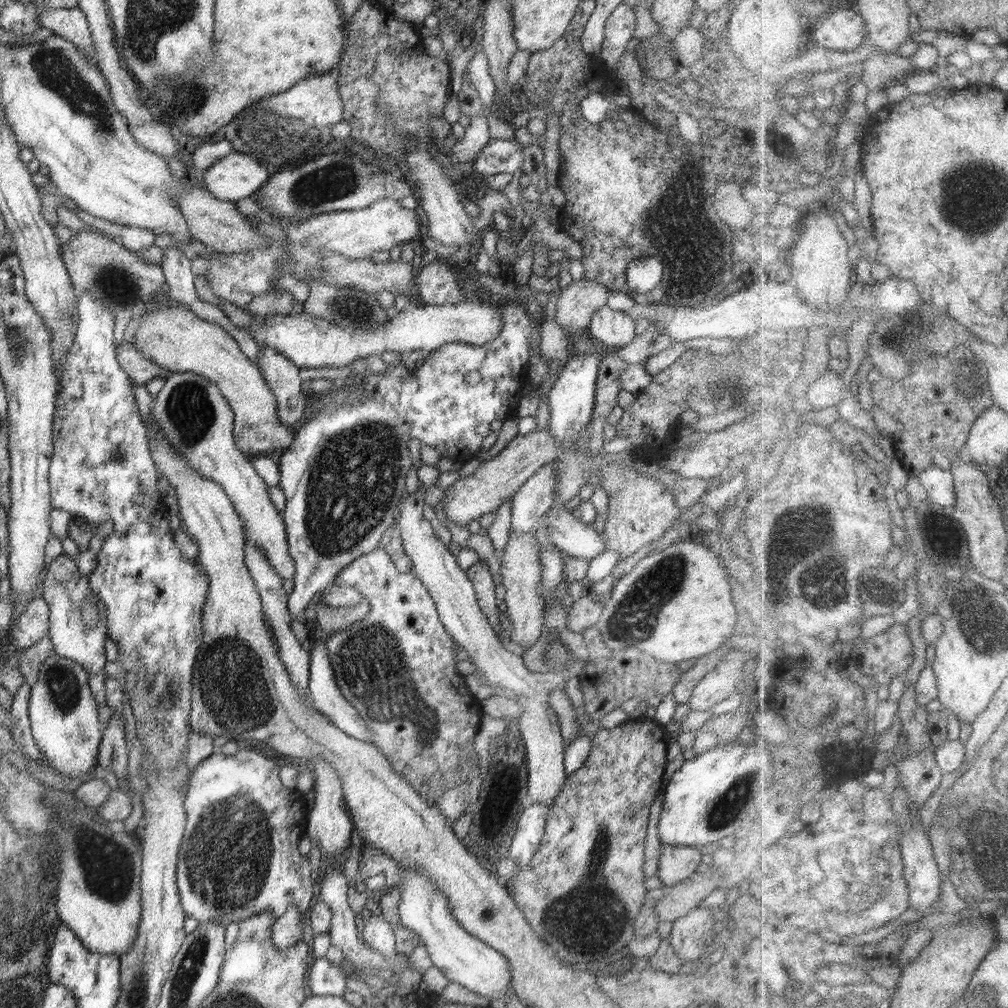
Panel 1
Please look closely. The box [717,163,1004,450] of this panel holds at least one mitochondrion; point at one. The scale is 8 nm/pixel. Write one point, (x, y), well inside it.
(958, 209)

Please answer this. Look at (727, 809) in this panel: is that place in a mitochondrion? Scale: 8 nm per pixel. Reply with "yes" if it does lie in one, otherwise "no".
yes

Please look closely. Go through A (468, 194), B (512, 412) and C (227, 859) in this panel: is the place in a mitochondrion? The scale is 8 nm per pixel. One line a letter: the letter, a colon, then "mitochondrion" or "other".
A: other
B: other
C: mitochondrion

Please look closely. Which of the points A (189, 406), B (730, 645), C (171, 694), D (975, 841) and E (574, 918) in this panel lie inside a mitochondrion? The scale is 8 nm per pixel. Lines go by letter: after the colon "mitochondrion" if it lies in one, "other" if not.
A: mitochondrion
B: other
C: mitochondrion
D: mitochondrion
E: mitochondrion

